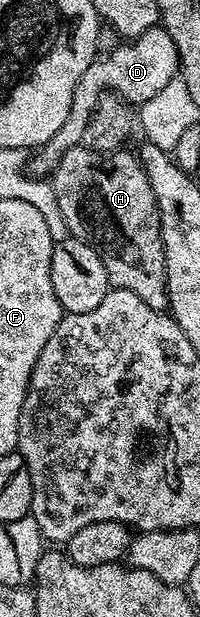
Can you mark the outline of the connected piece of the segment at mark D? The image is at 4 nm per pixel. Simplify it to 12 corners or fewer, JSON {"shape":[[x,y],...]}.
{"shape":[[163,26],[86,66],[62,130],[26,168],[51,177],[86,134],[102,94],[141,106],[178,76]]}

